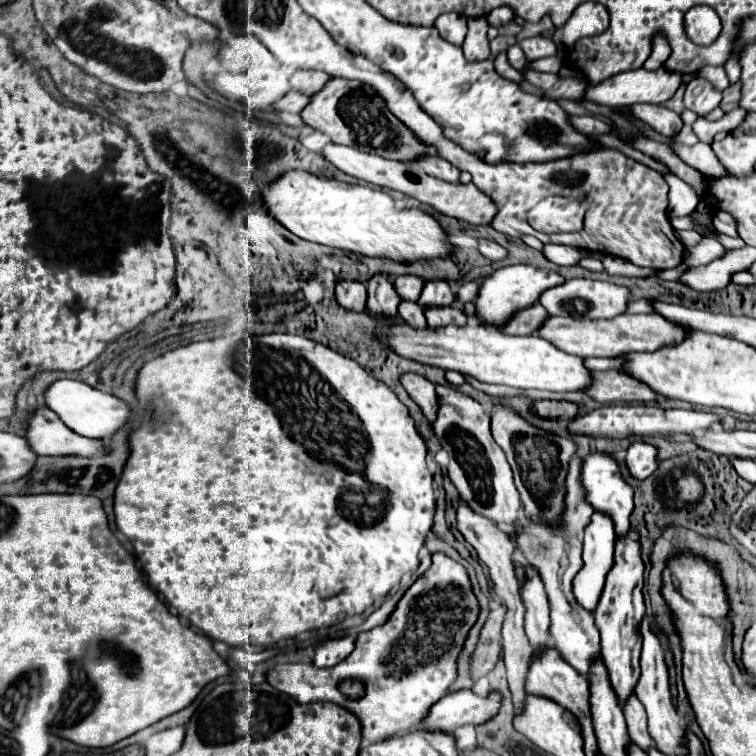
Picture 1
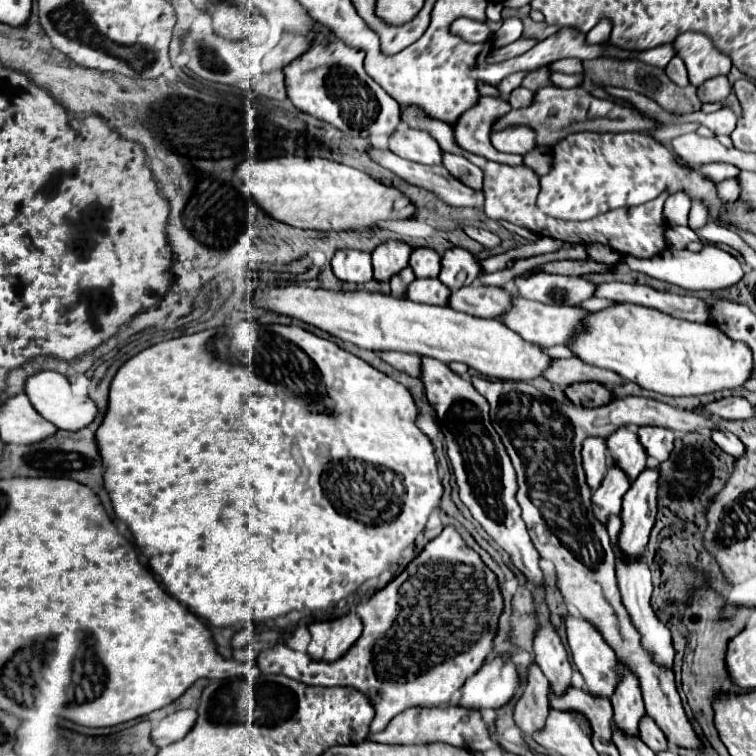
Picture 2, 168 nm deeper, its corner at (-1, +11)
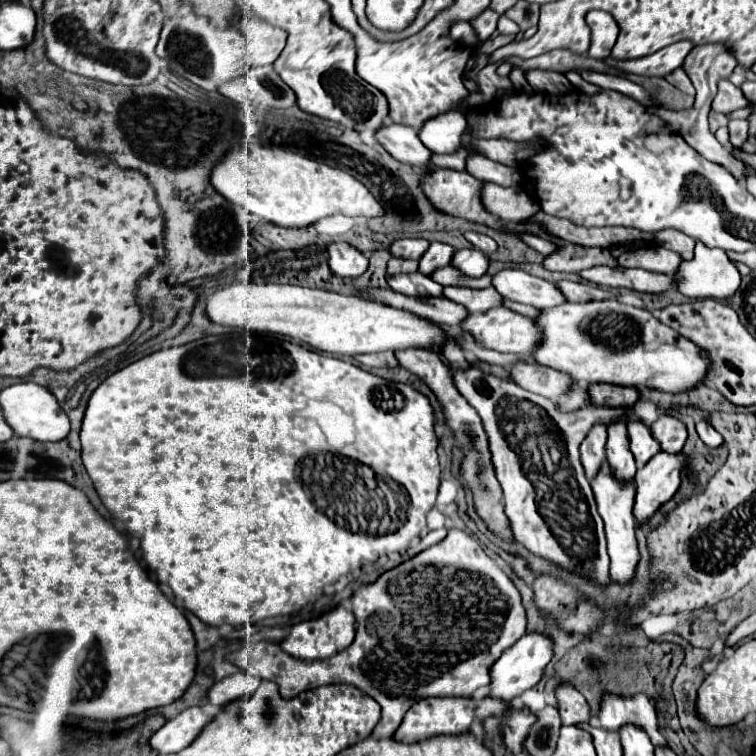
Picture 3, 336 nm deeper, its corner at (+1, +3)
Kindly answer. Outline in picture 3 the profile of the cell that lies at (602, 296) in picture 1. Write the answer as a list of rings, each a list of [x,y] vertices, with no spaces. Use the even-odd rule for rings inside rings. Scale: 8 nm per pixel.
[[[501,270],[493,276],[493,286],[497,292],[513,302],[529,304],[539,310],[555,308],[567,302],[565,294],[557,288],[557,284],[547,282],[543,278],[531,276],[523,270]]]

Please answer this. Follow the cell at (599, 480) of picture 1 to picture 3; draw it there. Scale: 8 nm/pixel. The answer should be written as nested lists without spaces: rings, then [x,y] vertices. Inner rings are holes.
[[[629,422],[627,432],[629,432],[629,450],[633,452],[635,462],[639,466],[647,464],[661,450],[649,432],[649,426],[645,426],[643,422]]]

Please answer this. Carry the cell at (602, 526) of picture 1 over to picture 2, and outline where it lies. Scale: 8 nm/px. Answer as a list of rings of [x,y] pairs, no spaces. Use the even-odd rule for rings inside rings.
[[[611,464],[607,476],[603,478],[603,484],[599,486],[599,490],[593,492],[595,516],[601,522],[605,522],[611,514],[621,512],[621,498],[627,492],[629,484],[629,476],[617,464]]]

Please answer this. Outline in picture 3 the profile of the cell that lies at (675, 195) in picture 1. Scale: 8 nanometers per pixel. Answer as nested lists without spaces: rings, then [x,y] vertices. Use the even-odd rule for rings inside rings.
[[[695,240],[695,256],[693,260],[683,260],[679,268],[671,274],[675,280],[675,290],[681,292],[687,298],[729,298],[733,292],[737,292],[741,274],[735,268],[735,264],[727,258],[725,250],[721,248],[709,248],[701,240]]]

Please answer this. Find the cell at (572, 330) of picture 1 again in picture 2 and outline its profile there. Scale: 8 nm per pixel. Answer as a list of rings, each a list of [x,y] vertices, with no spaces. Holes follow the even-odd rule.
[[[515,296],[511,300],[511,308],[503,314],[503,324],[523,336],[523,340],[539,346],[539,348],[549,348],[555,344],[567,344],[569,338],[573,336],[573,330],[581,326],[581,318],[587,314],[581,308],[575,306],[561,306],[561,304],[541,304],[541,302],[531,302],[527,298]]]

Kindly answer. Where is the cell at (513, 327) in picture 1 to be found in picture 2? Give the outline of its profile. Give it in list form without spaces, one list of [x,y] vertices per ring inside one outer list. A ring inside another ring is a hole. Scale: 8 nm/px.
[[[473,282],[451,292],[449,308],[479,318],[501,318],[503,312],[511,308],[511,298],[513,292],[509,288],[493,288]]]

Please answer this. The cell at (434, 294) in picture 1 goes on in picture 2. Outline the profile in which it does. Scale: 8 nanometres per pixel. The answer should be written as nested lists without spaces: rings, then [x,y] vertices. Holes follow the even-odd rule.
[[[455,246],[443,254],[439,280],[451,290],[471,284],[479,274],[481,274],[481,264],[469,250]]]

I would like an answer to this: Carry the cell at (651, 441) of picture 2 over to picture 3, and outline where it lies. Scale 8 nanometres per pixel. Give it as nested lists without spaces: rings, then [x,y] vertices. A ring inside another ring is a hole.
[[[665,414],[665,416],[659,416],[659,420],[651,424],[649,430],[653,438],[659,442],[663,452],[681,452],[687,438],[687,430],[681,420]]]

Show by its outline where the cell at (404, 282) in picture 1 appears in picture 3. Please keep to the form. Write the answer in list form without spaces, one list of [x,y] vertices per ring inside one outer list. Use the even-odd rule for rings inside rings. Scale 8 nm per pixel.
[[[433,242],[427,252],[419,258],[419,270],[423,276],[431,276],[435,270],[447,266],[451,262],[451,256],[453,256],[453,248],[449,248],[447,244],[441,244],[441,242]]]

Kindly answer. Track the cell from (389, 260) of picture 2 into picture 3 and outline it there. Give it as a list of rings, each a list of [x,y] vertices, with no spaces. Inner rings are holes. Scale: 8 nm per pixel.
[[[395,240],[391,244],[391,256],[393,258],[403,258],[403,260],[419,260],[421,252],[429,246],[427,240]]]

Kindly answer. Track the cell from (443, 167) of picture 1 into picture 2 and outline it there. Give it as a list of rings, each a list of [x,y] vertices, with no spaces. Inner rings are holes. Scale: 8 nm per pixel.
[[[399,126],[395,134],[389,136],[389,150],[401,158],[419,164],[441,164],[441,148],[439,144],[427,136],[423,130]]]

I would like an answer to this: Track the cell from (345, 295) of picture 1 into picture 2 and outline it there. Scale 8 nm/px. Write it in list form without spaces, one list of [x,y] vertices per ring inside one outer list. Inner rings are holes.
[[[339,250],[333,260],[333,274],[345,282],[369,282],[373,278],[371,254],[359,250]]]

